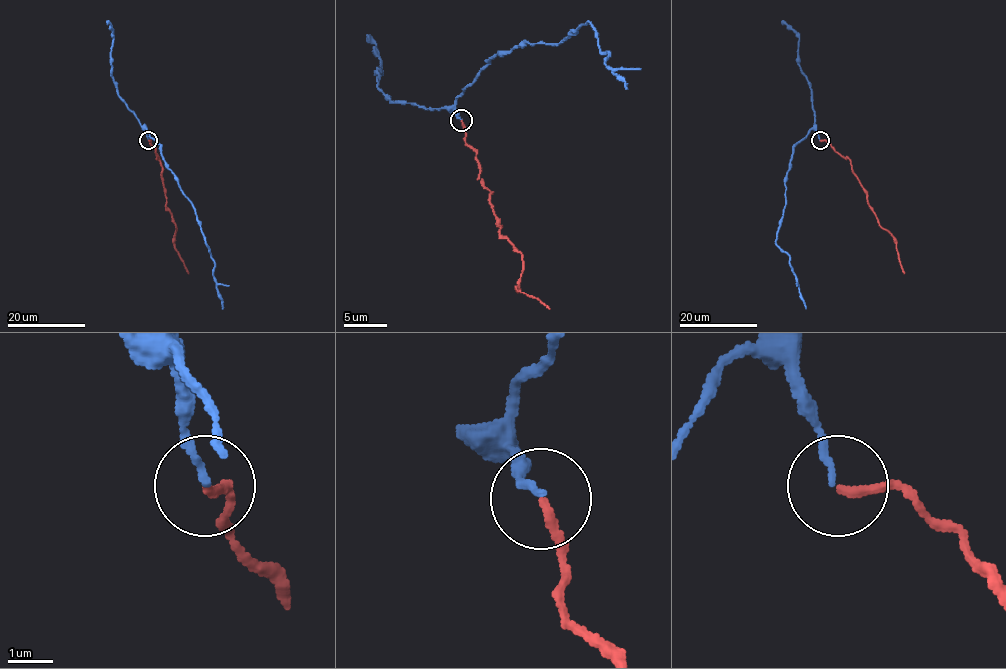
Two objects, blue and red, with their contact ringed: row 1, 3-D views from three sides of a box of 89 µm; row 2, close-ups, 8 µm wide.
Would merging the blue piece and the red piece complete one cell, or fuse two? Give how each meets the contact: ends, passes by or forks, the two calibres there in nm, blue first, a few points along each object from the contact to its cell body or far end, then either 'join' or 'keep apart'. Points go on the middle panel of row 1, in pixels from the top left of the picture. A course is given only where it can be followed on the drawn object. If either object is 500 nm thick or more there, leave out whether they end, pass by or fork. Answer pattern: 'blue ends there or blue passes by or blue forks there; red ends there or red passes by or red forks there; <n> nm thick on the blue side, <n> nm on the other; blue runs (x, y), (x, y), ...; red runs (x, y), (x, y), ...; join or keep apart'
blue ends there; red ends there; 140 nm thick on the blue side, 190 nm on the other; blue runs (460, 120), (456, 100), (491, 59), (527, 42), (558, 44), (588, 22), (625, 89); red runs (460, 120), (480, 180), (491, 193), (491, 206), (501, 226), (499, 232), (521, 254), (519, 291), (549, 308); join

